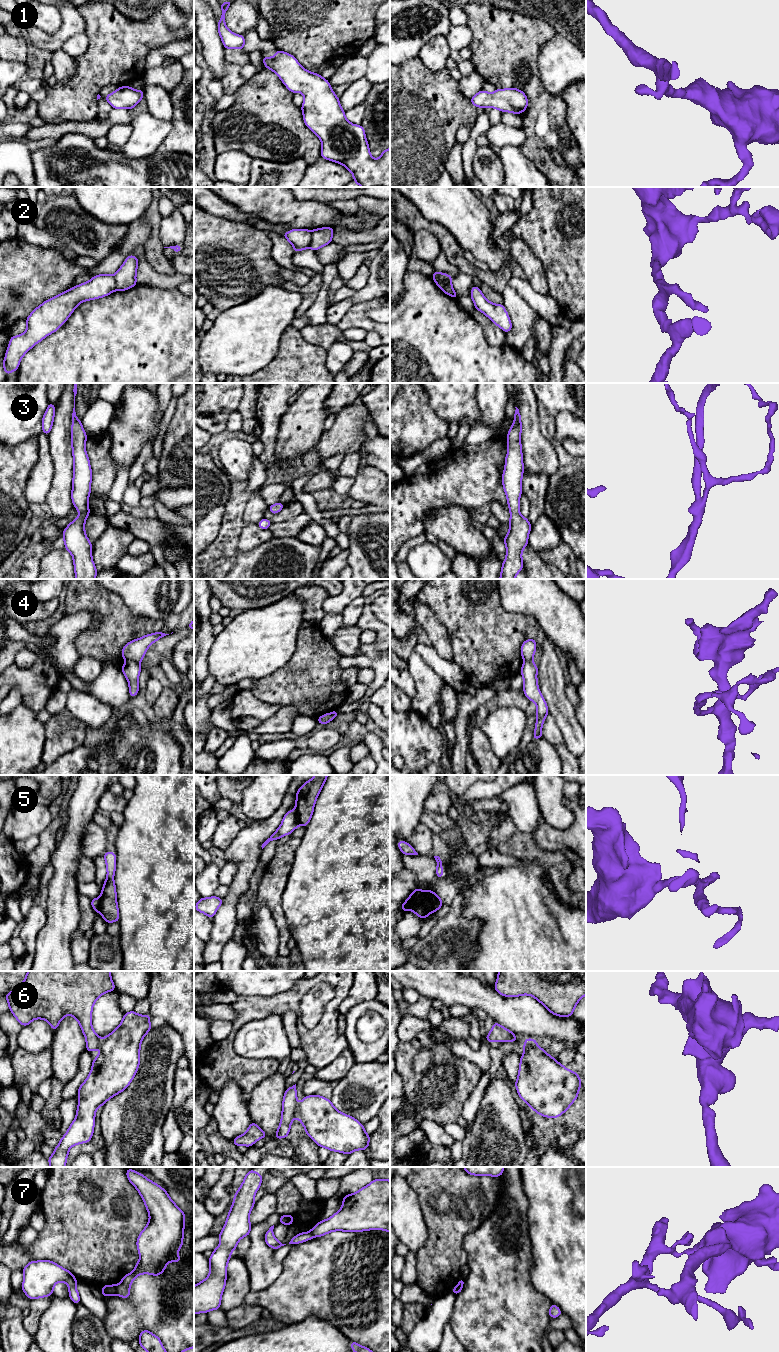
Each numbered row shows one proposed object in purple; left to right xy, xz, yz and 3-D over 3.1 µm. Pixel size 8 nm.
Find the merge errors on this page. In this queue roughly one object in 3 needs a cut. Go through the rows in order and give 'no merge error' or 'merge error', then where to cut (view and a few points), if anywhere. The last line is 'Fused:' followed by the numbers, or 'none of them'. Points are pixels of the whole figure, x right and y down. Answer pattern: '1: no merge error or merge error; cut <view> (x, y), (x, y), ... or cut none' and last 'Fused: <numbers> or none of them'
1: no merge error; cut none
2: merge error; cut yz (434, 279), (439, 279), (451, 287)
3: no merge error; cut none
4: merge error; cut xy (127, 659), (138, 663)
5: merge error; cut yz (432, 892), (432, 909), (434, 911)
6: merge error; cut xz (297, 1105), (297, 1113), (295, 1115)
7: merge error; cut xy (117, 1285), (115, 1293)
Fused: 2, 4, 5, 6, 7

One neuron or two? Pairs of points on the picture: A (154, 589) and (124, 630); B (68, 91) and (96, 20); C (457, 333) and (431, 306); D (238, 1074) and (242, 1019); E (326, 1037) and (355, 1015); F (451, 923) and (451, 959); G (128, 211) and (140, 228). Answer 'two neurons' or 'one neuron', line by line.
A: two neurons
B: one neuron
C: one neuron
D: one neuron
E: two neurons
F: one neuron
G: two neurons

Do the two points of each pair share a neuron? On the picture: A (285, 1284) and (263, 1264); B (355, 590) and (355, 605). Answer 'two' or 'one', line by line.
A: two
B: two

